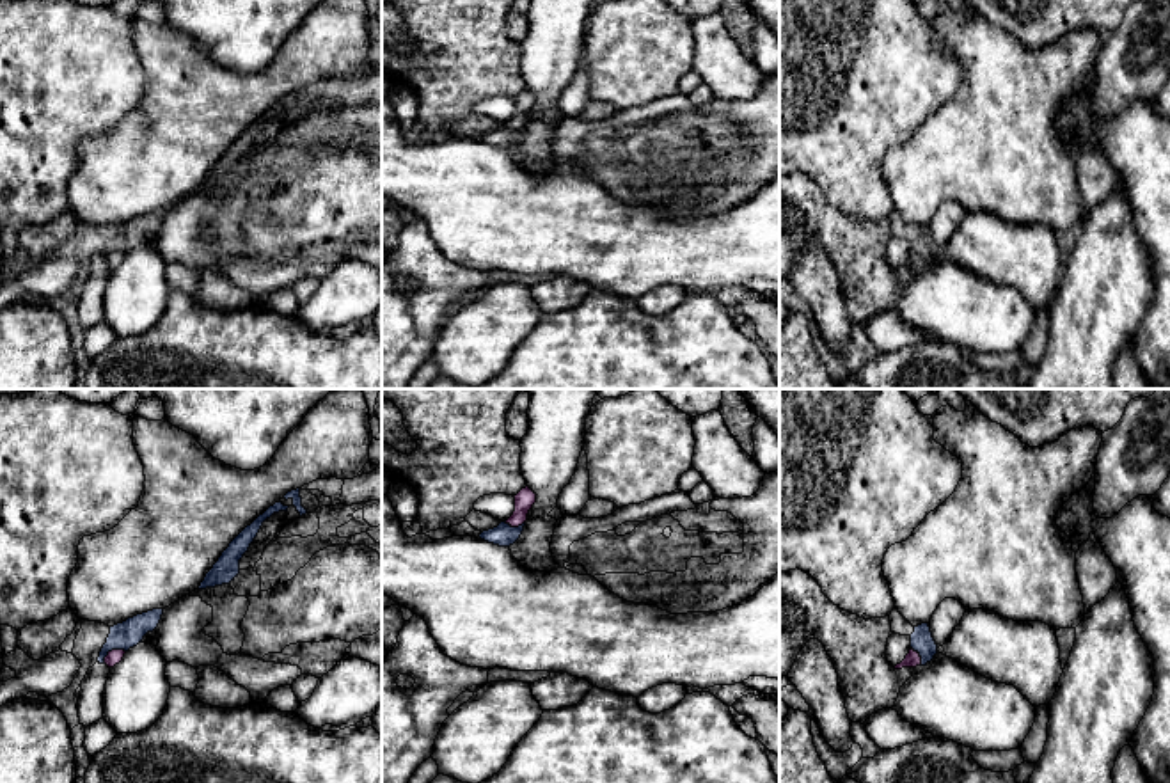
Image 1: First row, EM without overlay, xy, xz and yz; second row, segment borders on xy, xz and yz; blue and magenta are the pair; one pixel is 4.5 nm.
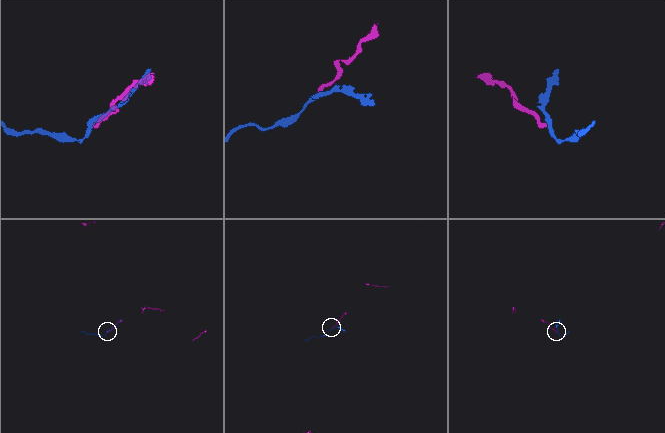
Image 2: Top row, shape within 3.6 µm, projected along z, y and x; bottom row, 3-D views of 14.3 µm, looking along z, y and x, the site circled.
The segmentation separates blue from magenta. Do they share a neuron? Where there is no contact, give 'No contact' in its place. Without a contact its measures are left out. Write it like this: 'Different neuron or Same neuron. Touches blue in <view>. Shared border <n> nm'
Same neuron. Touches blue in xy. Shared border 120 nm

